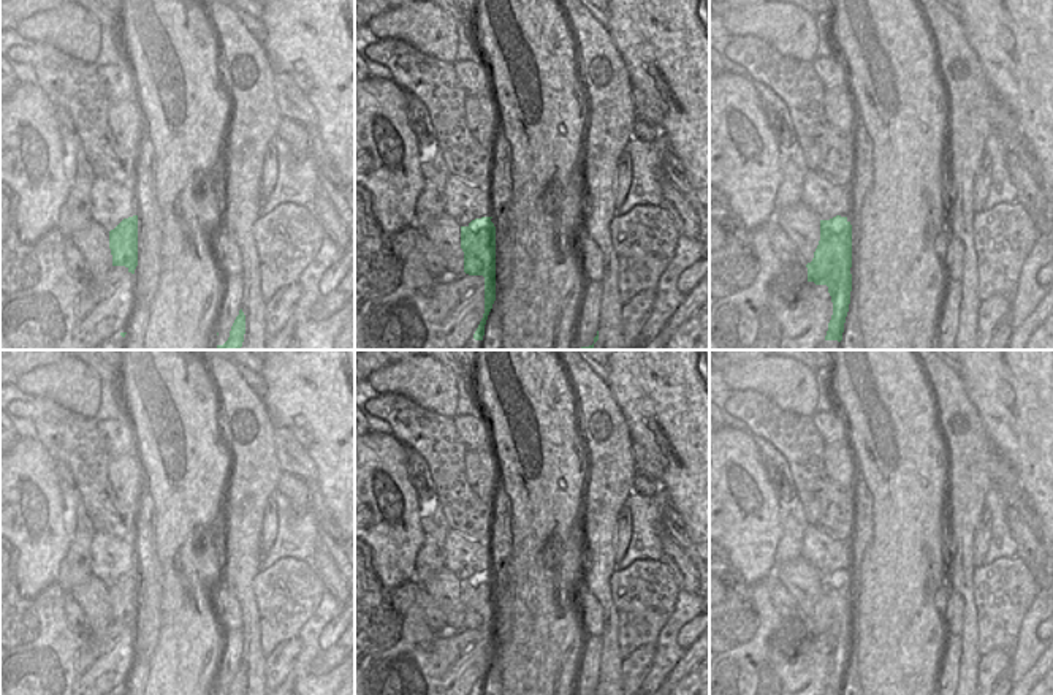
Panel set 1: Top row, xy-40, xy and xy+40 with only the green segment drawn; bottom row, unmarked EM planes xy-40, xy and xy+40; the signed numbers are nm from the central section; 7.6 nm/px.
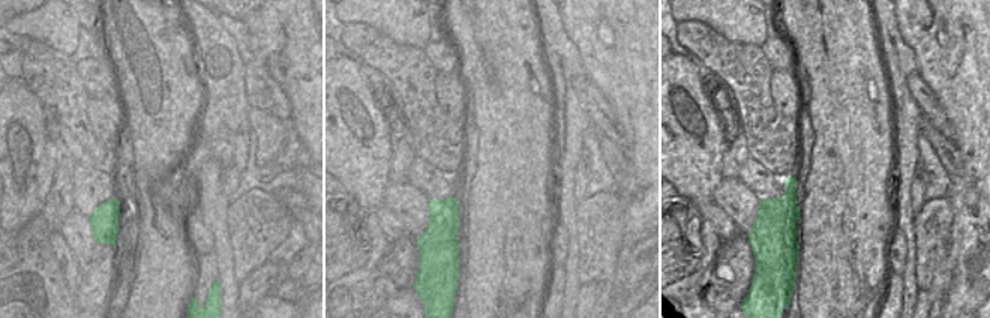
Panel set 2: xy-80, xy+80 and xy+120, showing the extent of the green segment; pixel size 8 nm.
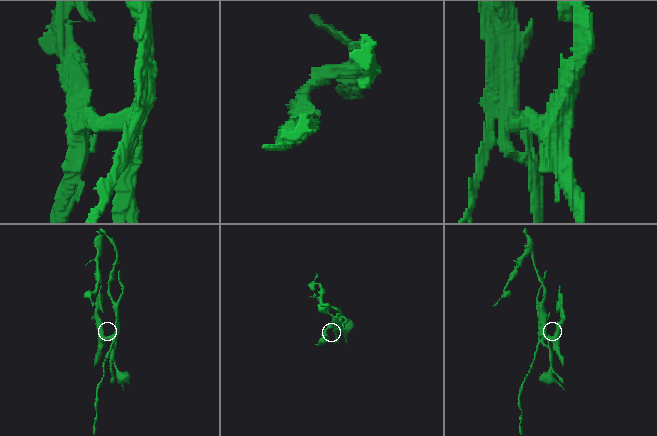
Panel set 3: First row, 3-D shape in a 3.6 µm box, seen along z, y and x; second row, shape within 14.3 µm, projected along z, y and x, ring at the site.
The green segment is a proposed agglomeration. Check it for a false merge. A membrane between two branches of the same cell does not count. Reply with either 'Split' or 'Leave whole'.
Split

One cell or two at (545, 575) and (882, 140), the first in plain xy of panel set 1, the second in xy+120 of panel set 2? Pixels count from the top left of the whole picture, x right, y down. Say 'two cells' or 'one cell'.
one cell

